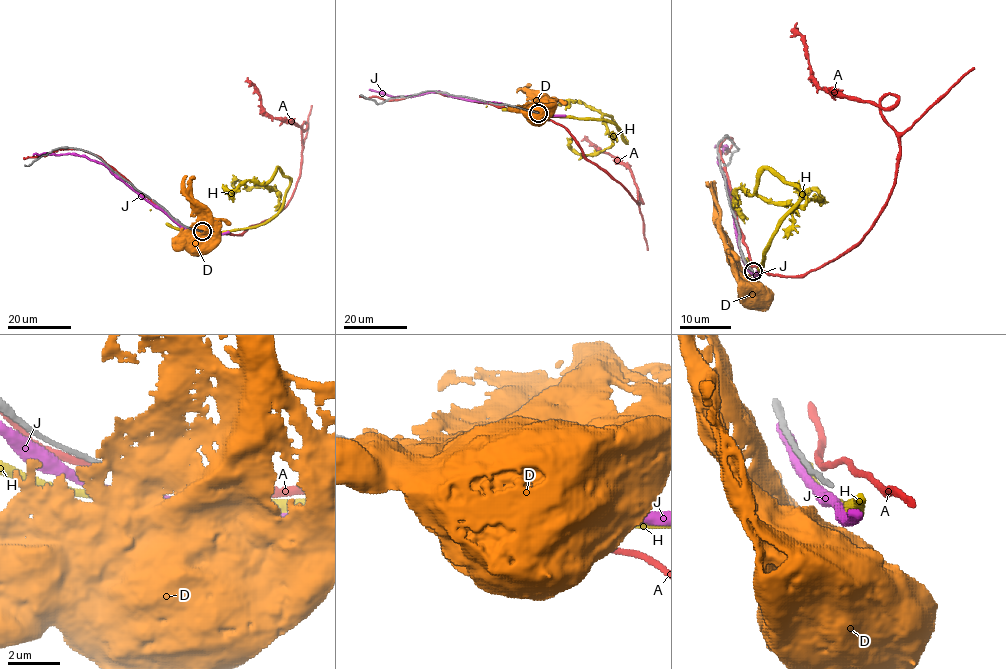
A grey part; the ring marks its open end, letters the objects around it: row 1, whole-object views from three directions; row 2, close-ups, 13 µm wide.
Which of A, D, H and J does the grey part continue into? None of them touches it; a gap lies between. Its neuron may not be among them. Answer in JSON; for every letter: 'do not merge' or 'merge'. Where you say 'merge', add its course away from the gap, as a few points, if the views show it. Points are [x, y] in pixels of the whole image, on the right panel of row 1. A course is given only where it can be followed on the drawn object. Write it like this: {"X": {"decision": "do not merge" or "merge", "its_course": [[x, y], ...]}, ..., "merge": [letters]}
{"A": {"decision": "do not merge"}, "D": {"decision": "do not merge"}, "H": {"decision": "do not merge"}, "J": {"decision": "do not merge"}, "merge": []}

